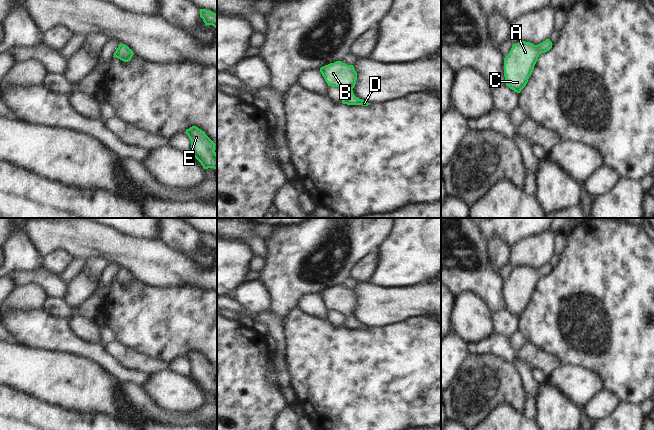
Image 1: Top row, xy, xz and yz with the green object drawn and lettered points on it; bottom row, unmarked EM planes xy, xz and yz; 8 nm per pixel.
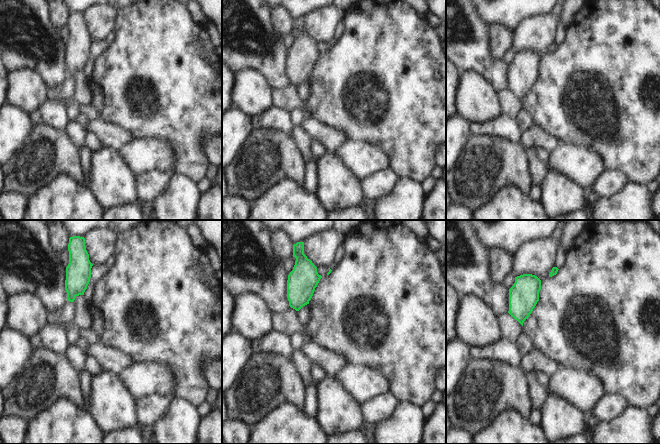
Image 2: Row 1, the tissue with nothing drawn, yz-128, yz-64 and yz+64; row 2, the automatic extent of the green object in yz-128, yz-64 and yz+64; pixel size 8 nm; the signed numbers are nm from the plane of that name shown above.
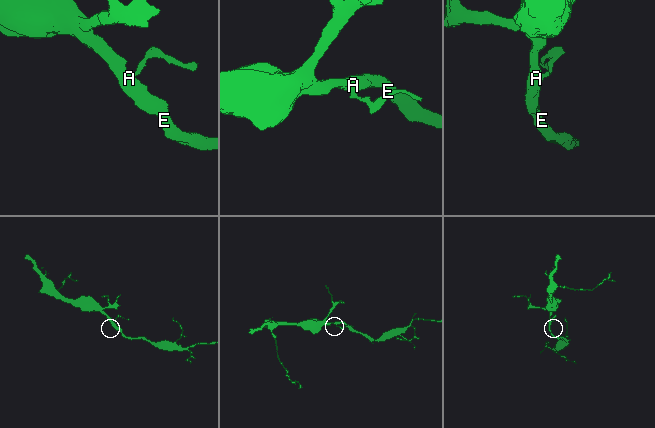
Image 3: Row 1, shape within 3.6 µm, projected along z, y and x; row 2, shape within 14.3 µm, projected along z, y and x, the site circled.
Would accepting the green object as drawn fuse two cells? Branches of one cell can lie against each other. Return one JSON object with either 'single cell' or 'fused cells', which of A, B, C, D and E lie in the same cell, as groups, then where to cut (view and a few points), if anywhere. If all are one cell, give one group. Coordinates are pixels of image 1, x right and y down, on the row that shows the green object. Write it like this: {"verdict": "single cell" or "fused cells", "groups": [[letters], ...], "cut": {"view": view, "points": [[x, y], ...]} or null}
{"verdict": "single cell", "groups": [["A", "B", "C", "D", "E"]], "cut": null}

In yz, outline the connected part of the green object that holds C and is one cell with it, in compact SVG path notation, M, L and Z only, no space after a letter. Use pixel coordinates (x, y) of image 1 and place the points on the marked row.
M550 39L538 45L525 41L513 44L510 52L504 58L506 86L520 93L526 86L539 55L549 51L552 45Z

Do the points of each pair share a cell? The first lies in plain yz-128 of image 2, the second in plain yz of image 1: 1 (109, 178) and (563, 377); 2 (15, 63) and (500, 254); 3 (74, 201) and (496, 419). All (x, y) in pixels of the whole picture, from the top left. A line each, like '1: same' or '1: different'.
1: different
2: different
3: same

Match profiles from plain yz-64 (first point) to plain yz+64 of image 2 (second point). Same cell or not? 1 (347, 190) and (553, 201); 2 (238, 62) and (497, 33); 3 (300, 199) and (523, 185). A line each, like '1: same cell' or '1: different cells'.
1: same cell
2: different cells
3: different cells

